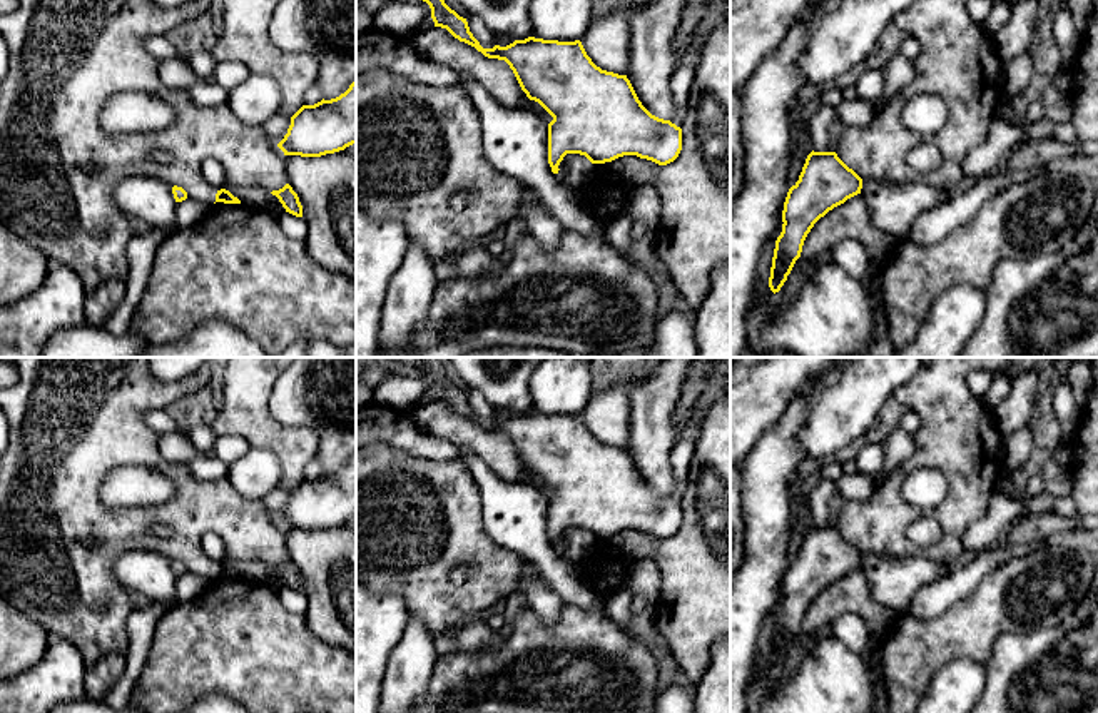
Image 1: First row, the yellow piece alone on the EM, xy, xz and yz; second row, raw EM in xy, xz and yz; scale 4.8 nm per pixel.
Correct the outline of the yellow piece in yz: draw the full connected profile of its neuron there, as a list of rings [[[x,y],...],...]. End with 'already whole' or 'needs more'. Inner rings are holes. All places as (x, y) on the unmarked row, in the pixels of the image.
[[[811,526],[799,554],[789,563],[782,606],[775,614],[769,661],[780,665],[814,598],[834,581],[861,568],[862,553],[836,526]]]; already whole

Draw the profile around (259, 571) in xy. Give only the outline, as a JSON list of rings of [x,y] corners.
[[[229,558],[224,563],[229,564],[234,571],[237,571],[241,574],[241,578],[246,578],[251,581],[259,581],[259,583],[277,581],[279,588],[286,586],[286,583],[279,576],[279,573],[266,563],[232,561]]]

